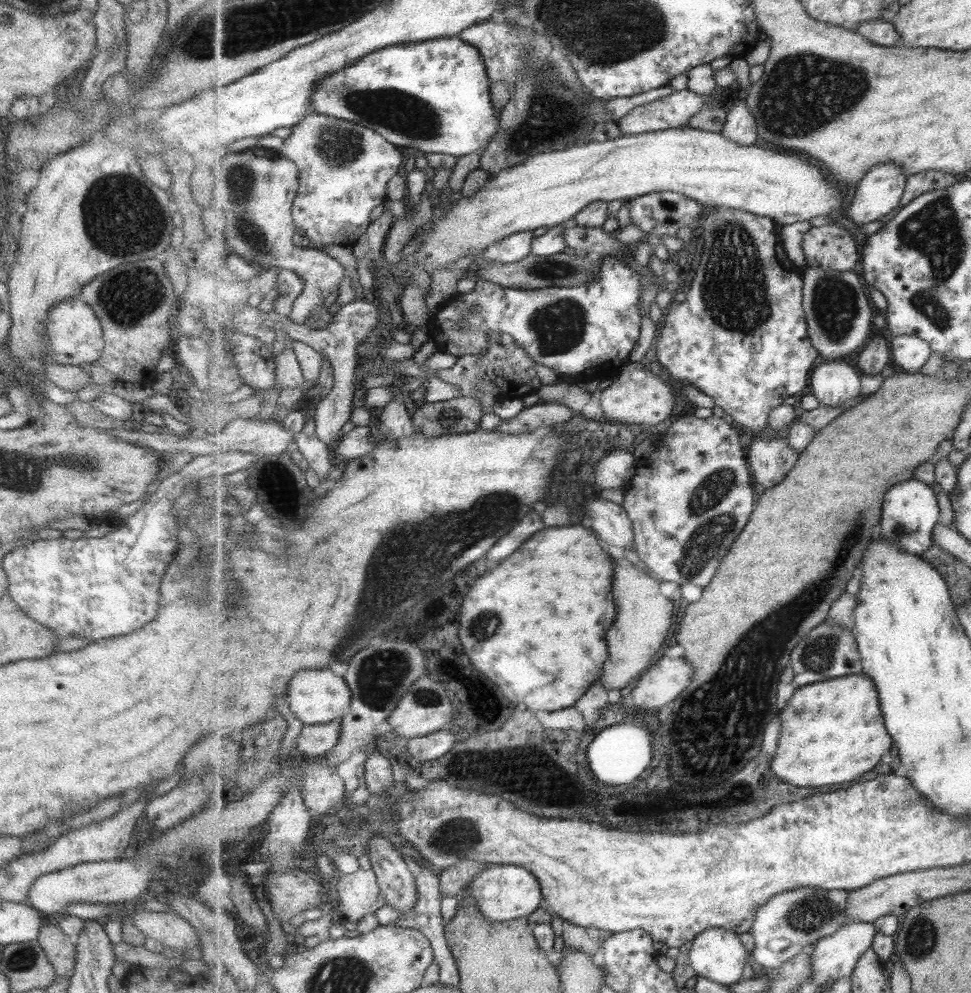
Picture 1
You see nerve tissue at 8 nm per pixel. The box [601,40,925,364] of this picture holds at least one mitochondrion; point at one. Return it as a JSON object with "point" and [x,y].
{"point":[803,93]}

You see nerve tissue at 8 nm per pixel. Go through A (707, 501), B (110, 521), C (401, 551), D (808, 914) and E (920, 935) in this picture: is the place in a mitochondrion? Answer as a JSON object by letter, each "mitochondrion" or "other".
{"A":"mitochondrion","B":"other","C":"mitochondrion","D":"mitochondrion","E":"mitochondrion"}

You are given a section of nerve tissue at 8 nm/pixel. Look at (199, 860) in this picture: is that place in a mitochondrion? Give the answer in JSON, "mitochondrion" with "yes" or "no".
{"mitochondrion":"no"}

